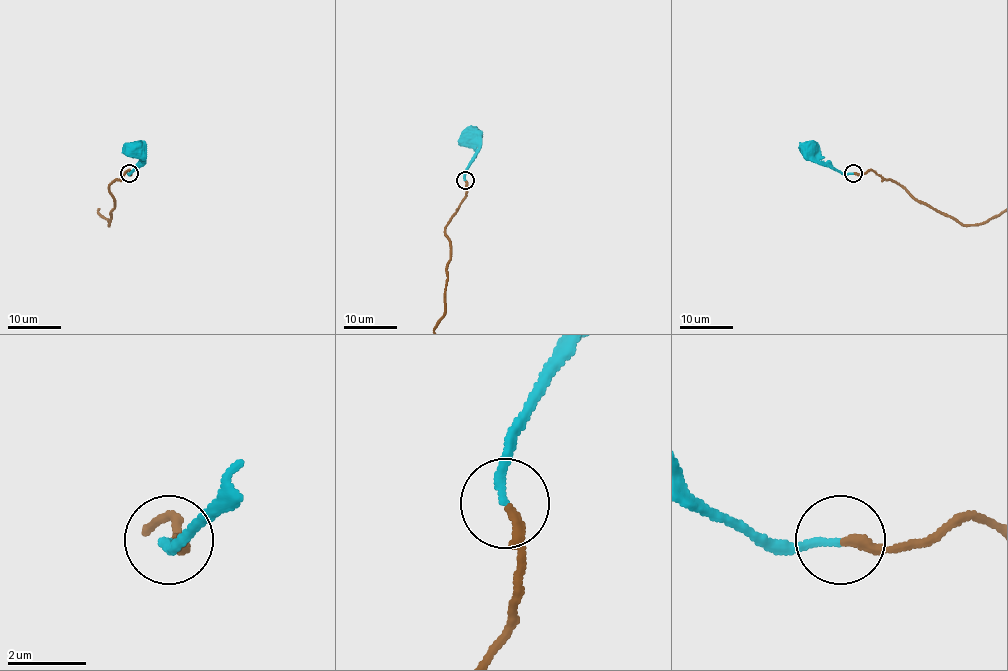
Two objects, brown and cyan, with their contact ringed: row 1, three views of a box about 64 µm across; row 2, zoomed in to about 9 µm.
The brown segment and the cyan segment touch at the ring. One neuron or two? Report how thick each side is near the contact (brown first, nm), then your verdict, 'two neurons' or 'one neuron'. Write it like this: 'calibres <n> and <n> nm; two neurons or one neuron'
calibres 280 and 200 nm; one neuron

